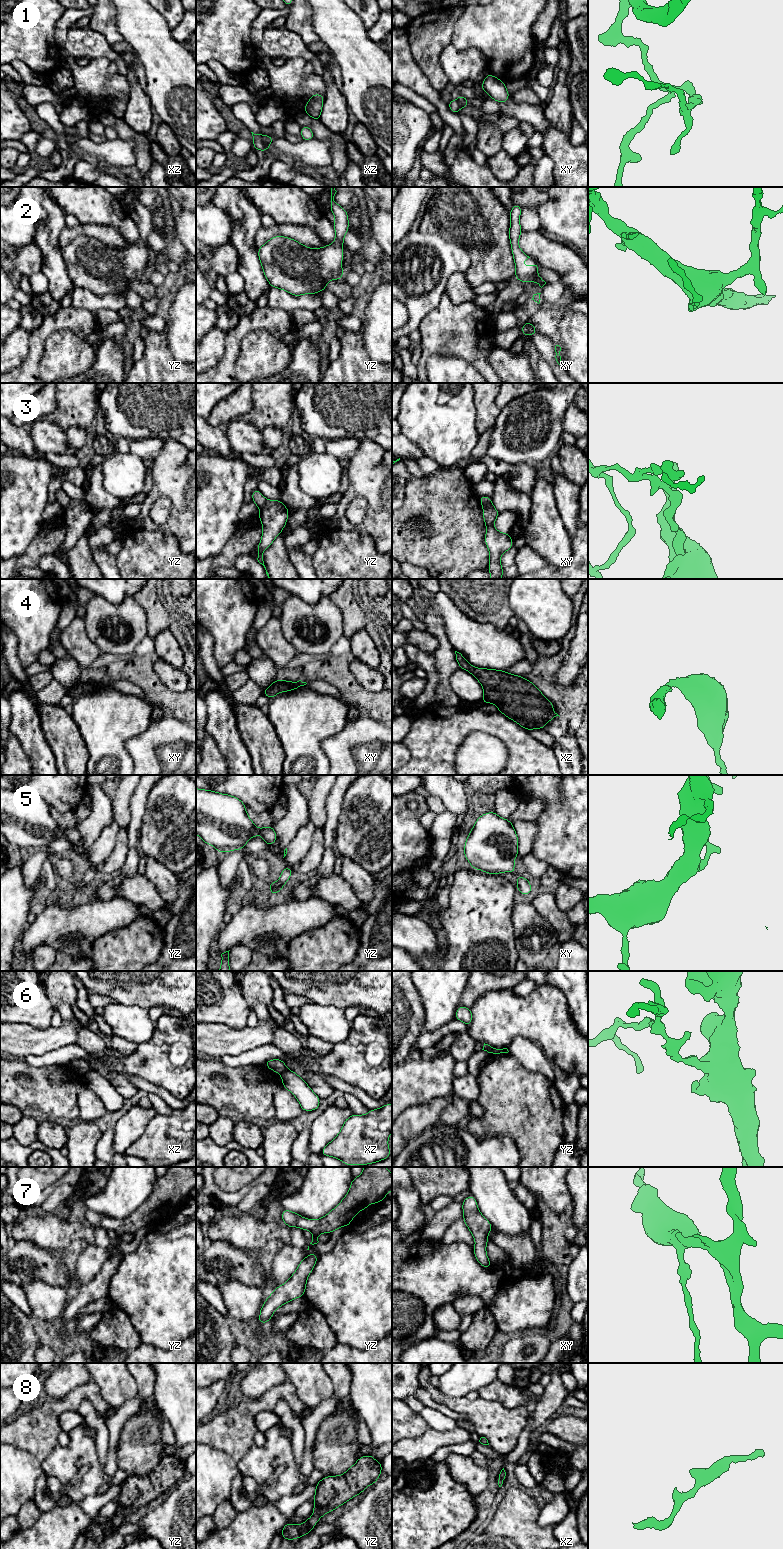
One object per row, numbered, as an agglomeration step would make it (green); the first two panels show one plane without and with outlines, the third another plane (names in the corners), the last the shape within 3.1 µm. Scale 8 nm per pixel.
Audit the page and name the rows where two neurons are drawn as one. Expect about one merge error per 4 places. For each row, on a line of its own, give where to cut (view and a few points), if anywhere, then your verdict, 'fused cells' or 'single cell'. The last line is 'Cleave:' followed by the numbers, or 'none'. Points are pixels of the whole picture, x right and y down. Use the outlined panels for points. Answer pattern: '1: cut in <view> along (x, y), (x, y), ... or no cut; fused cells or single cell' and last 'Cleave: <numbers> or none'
1: cut in xz along (262, 135), (262, 140), (268, 145); fused cells
2: no cut; single cell
3: cut in yz along (267, 500), (260, 509); fused cells
4: no cut; single cell
5: no cut; single cell
6: cut in xz along (287, 1069), (281, 1074); fused cells
7: no cut; single cell
8: no cut; single cell
Cleave: 1, 3, 6

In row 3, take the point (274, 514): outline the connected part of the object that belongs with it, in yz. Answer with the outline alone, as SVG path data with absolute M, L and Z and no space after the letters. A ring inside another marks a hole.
M267 500L265 505L259 512L259 520L262 523L263 531L259 545L257 546L258 562L262 564L266 570L263 561L263 552L270 547L275 538L281 534L287 523L289 516L288 508L280 500ZM266 570L268 579L269 574Z

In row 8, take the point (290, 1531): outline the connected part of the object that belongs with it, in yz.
M369 1454L360 1457L344 1474L321 1479L316 1484L312 1517L300 1525L288 1522L281 1529L283 1540L298 1539L312 1532L323 1515L334 1511L356 1495L362 1494L365 1488L379 1479L381 1471L382 1463L377 1462Z

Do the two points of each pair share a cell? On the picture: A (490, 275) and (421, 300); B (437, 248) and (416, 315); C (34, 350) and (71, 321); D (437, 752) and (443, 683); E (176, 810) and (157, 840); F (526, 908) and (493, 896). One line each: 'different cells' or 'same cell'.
A: different cells
B: same cell
C: same cell
D: different cells
E: same cell
F: different cells

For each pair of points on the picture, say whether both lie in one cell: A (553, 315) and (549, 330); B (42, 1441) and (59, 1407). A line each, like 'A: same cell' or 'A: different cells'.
A: same cell
B: same cell

